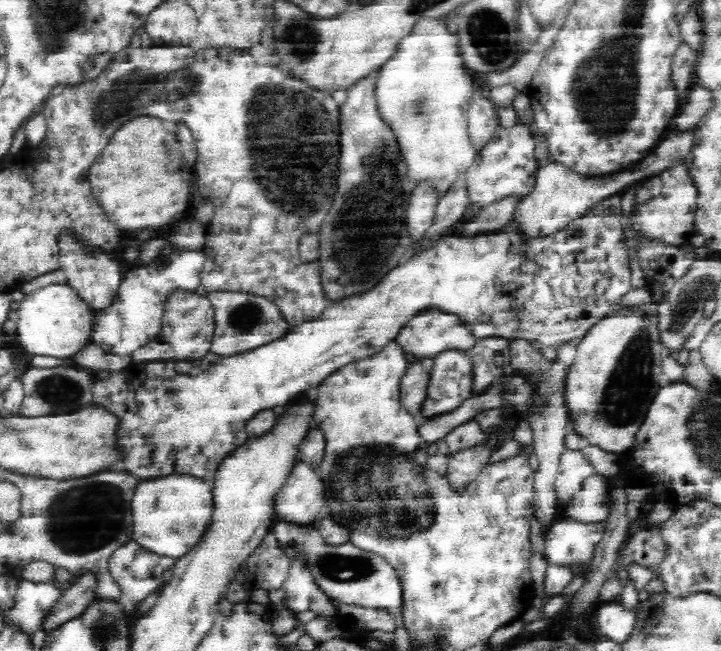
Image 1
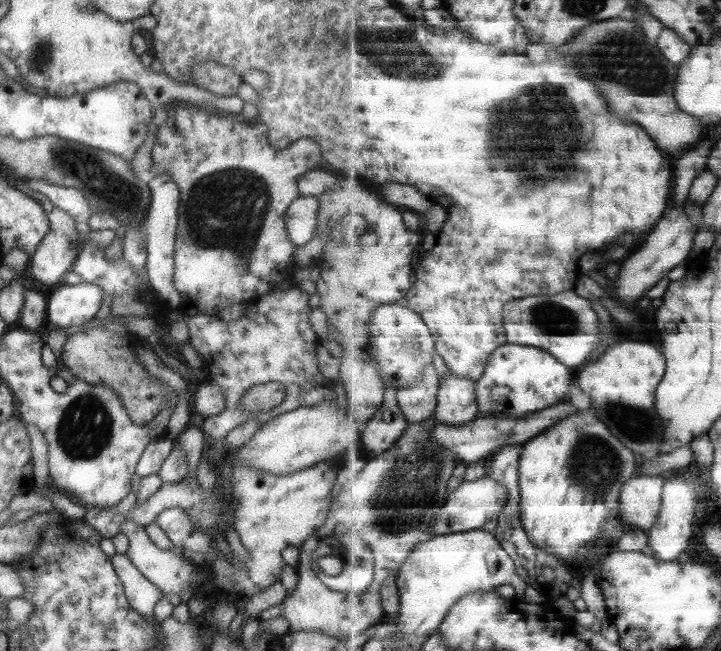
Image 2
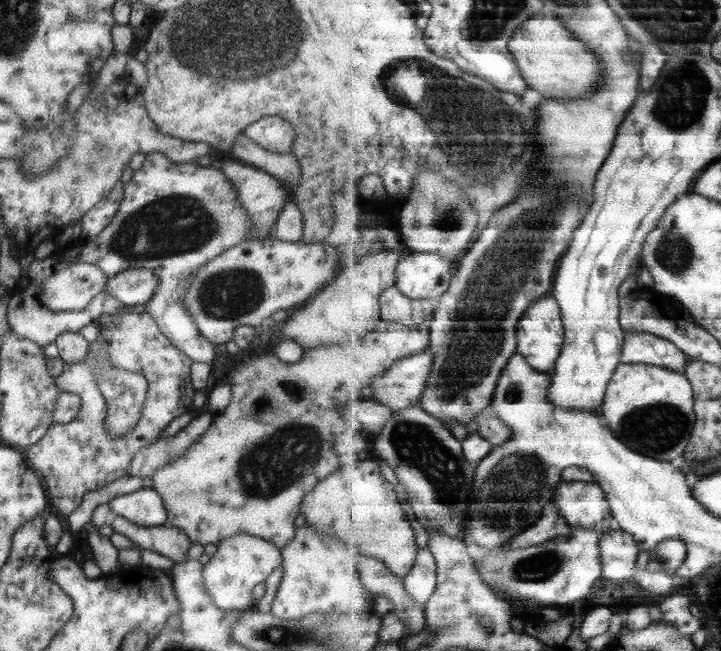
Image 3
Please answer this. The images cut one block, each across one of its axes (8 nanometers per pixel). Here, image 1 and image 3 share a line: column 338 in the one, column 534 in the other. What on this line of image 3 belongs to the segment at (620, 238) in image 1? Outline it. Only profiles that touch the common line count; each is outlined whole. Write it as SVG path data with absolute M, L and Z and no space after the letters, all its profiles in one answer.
M553 294L545 295L531 303L518 324L518 351L526 356L527 362L537 370L553 373L565 340L566 327L563 322L562 308Z

